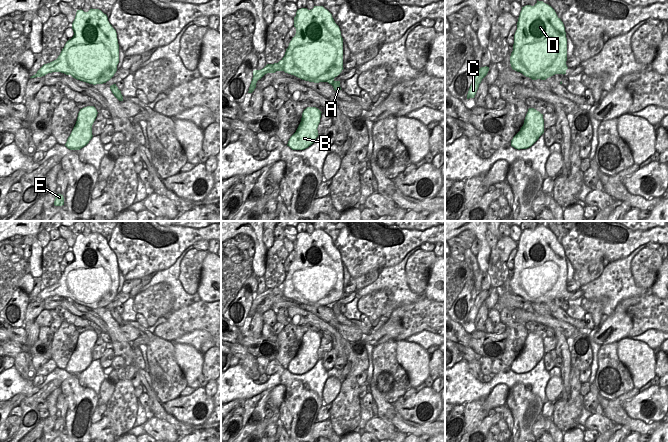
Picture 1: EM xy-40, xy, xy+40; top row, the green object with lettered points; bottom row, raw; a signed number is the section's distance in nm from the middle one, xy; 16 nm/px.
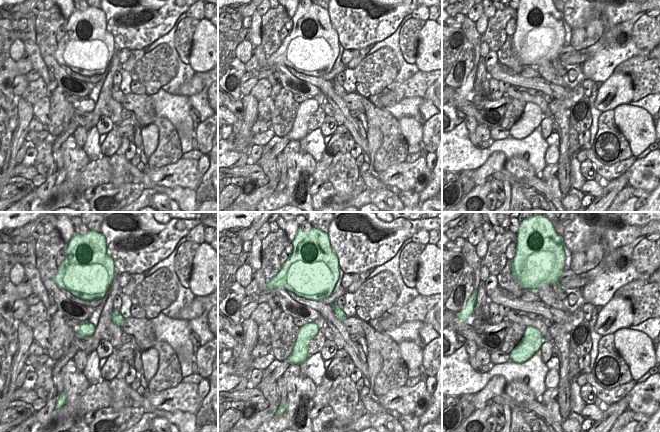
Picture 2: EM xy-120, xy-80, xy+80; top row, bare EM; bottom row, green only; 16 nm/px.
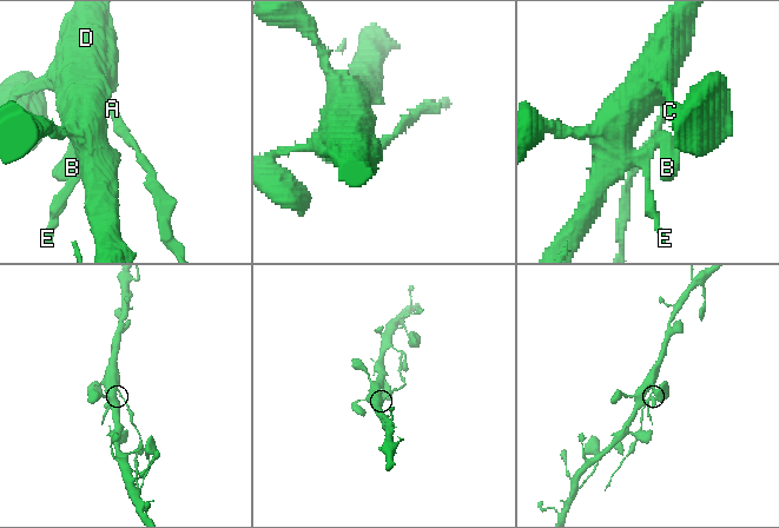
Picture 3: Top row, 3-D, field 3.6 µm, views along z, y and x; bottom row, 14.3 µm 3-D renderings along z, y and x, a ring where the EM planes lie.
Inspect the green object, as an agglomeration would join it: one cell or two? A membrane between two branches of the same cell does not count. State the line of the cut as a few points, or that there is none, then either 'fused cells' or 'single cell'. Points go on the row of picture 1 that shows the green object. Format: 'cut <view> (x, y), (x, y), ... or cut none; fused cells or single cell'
cut xy (333, 80), (331, 84); fused cells

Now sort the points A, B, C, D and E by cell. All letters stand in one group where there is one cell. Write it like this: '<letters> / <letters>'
A / B C D E

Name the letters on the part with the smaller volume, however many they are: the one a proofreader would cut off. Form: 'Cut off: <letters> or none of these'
Cut off: A

